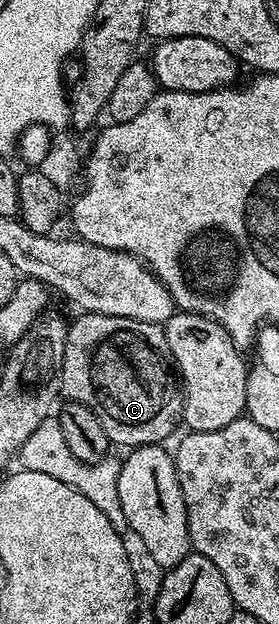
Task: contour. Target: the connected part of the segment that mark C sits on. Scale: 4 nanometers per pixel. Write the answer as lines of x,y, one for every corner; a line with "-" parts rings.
80,313
77,318
78,319
76,322
73,320
71,324
69,324
68,334
66,335
66,351
62,355
62,367
60,368
61,394
63,394
63,396
67,398
67,400
77,401
78,403
82,403
86,407
90,407
94,411
94,415
98,415
98,423
102,423
102,431
106,431
109,442
111,442
113,446
128,445
127,447
135,447
138,445
160,445
161,443
164,443
164,440
166,440
167,437
175,431
176,424
178,426
181,424
182,418
184,416
184,390
182,388
182,382
178,376
178,370
172,360
172,352
170,351
170,347
166,343
166,335
164,334
163,325
155,325
154,323
142,323
142,319
122,319
118,315
98,315
97,313

